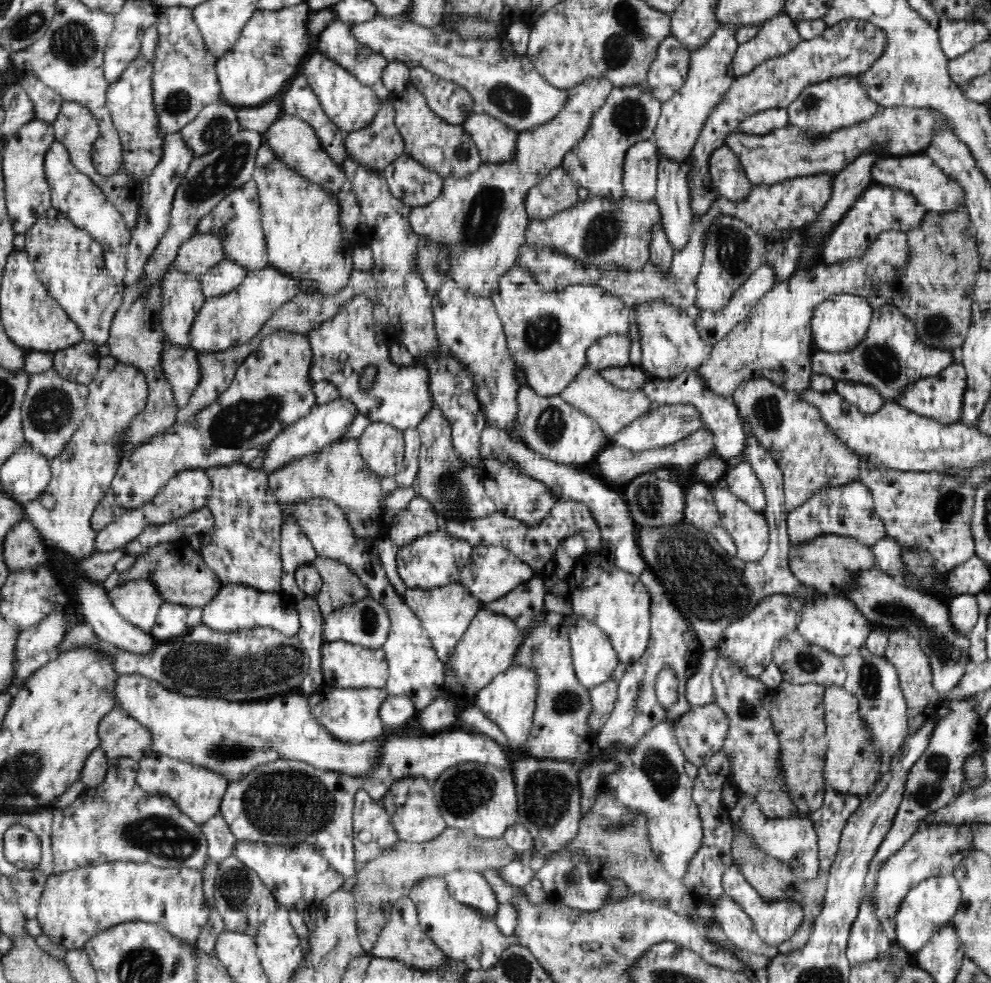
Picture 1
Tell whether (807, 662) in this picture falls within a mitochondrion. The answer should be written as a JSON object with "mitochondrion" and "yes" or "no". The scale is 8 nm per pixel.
{"mitochondrion":"yes"}

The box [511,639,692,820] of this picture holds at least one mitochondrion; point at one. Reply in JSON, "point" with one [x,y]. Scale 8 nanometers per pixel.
{"point":[657,764]}

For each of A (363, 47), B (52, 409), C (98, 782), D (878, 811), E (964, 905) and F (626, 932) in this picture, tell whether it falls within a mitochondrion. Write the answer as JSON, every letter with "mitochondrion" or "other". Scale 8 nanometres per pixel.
{"A":"other","B":"mitochondrion","C":"other","D":"other","E":"other","F":"mitochondrion"}

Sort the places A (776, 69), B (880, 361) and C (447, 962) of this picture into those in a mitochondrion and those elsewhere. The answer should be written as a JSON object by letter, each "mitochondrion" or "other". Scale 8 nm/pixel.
{"A":"other","B":"mitochondrion","C":"other"}

